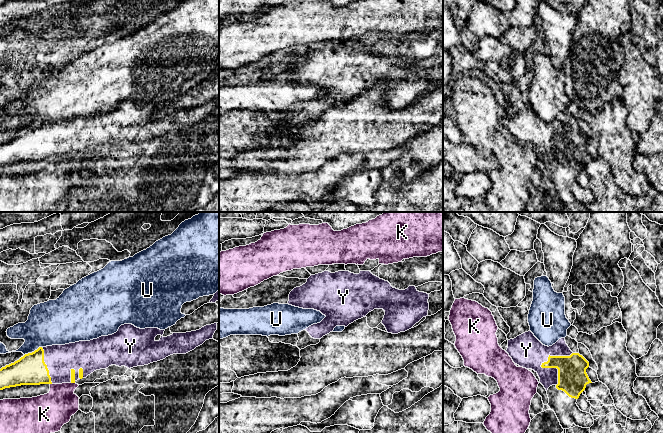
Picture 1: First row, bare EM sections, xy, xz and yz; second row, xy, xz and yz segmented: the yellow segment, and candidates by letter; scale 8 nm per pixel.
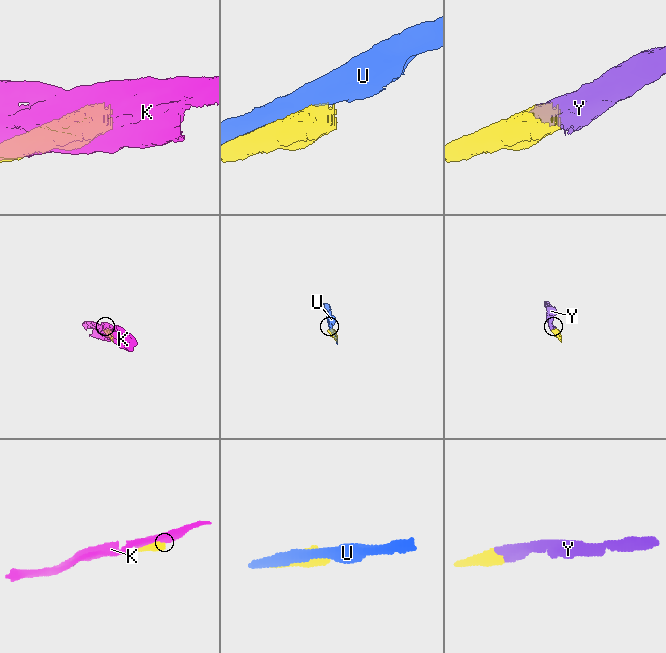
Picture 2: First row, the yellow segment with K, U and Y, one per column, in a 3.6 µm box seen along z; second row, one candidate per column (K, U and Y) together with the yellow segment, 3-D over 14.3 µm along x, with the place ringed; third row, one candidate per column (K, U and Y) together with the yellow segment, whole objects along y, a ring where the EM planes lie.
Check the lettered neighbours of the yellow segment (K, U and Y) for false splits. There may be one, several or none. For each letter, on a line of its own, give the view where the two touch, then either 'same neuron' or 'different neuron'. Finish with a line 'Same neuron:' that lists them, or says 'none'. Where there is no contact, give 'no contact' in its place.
K: xy | different neuron
U: xy | different neuron
Y: yz | same neuron
Same neuron: Y

